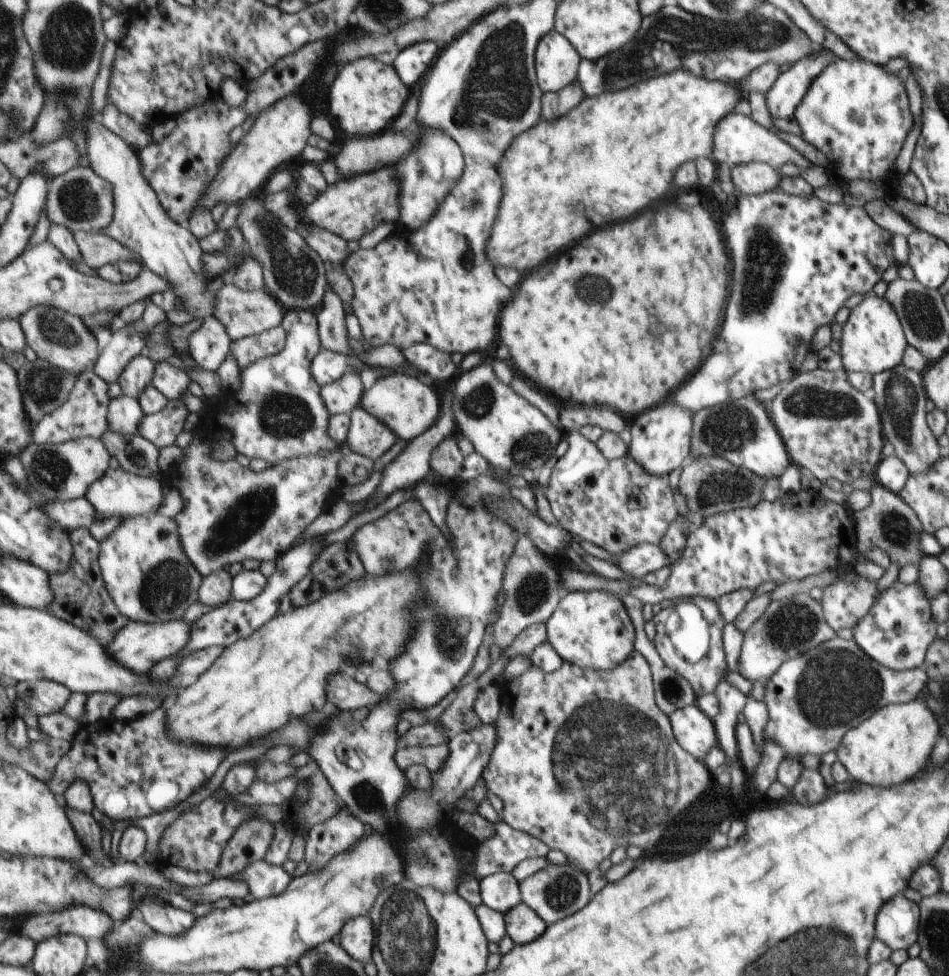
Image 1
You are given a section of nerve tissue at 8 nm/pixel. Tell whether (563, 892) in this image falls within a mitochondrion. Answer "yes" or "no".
yes

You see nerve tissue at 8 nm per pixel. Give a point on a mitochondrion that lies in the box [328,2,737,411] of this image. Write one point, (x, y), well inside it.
(498, 89)

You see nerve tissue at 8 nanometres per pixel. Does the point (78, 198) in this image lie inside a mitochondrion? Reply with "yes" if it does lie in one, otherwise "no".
yes

